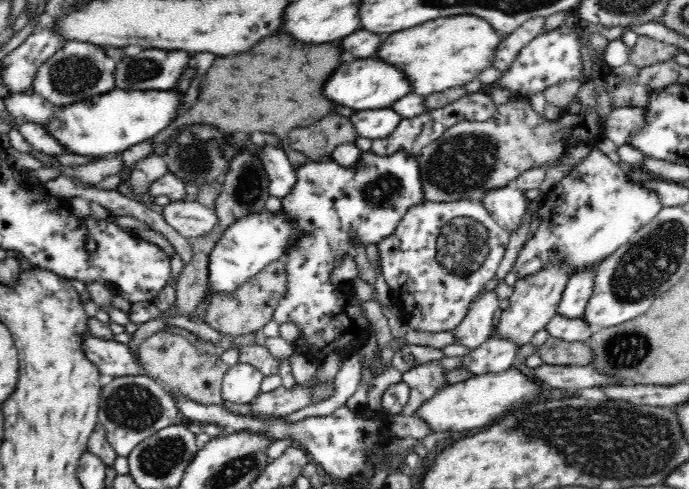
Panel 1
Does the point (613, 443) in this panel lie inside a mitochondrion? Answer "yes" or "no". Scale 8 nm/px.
yes

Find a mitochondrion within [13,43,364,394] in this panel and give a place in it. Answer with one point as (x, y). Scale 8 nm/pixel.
(73, 74)

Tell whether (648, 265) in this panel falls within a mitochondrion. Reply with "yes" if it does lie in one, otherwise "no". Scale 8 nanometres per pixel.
yes

